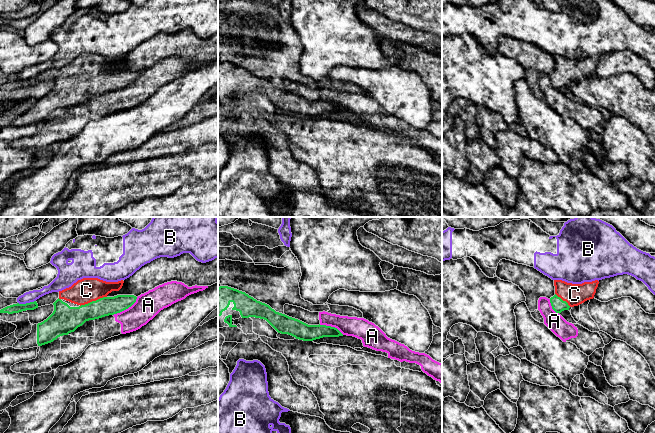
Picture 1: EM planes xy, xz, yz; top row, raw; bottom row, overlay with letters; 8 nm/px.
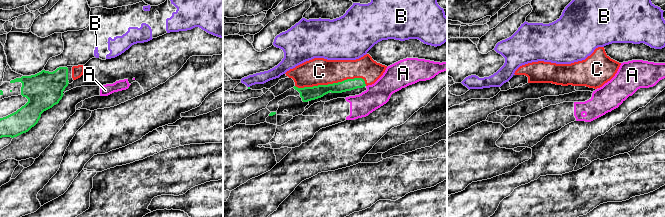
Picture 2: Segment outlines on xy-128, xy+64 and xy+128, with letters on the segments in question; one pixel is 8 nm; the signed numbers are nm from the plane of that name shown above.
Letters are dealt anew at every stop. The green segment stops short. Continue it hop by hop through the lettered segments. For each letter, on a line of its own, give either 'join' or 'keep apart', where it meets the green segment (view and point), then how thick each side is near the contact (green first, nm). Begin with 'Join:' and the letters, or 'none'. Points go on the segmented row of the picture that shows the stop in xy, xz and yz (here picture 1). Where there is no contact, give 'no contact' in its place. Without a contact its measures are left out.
Join: C
A: keep apart; meets green in xy at (126, 308); 150 nm thick on the green side, 200 nm on the other
B: keep apart; meets green in xy at (26, 303); 80 nm thick on the green side, 90 nm on the other
C: join; meets green in xy at (93, 301); 200 nm thick on the green side, 200 nm on the other

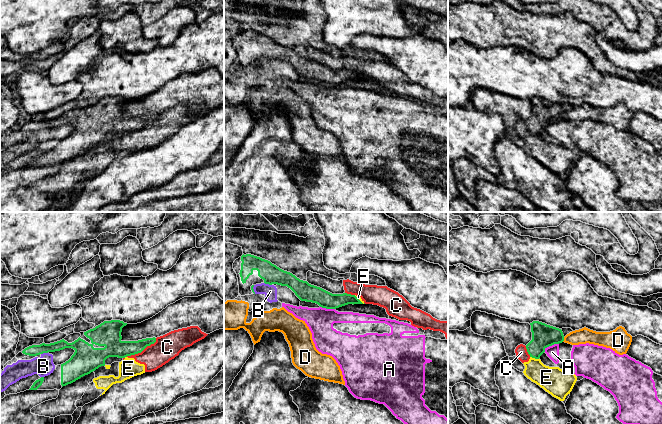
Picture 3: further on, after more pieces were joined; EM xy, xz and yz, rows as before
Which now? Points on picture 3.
Join: none
A: keep apart; meets green in yz at (550, 345); 190 nm thick on the green side, 100 nm on the other
B: keep apart; meets green in xz at (268, 283); 160 nm thick on the green side, 110 nm on the other
C: keep apart; meets green in xy at (142, 350); 160 nm thick on the green side, 200 nm on the other
D: keep apart; meets green in yz at (563, 339); 190 nm thick on the green side, 130 nm on the other
E: keep apart; meets green in yz at (534, 357); 190 nm thick on the green side, 220 nm on the other

